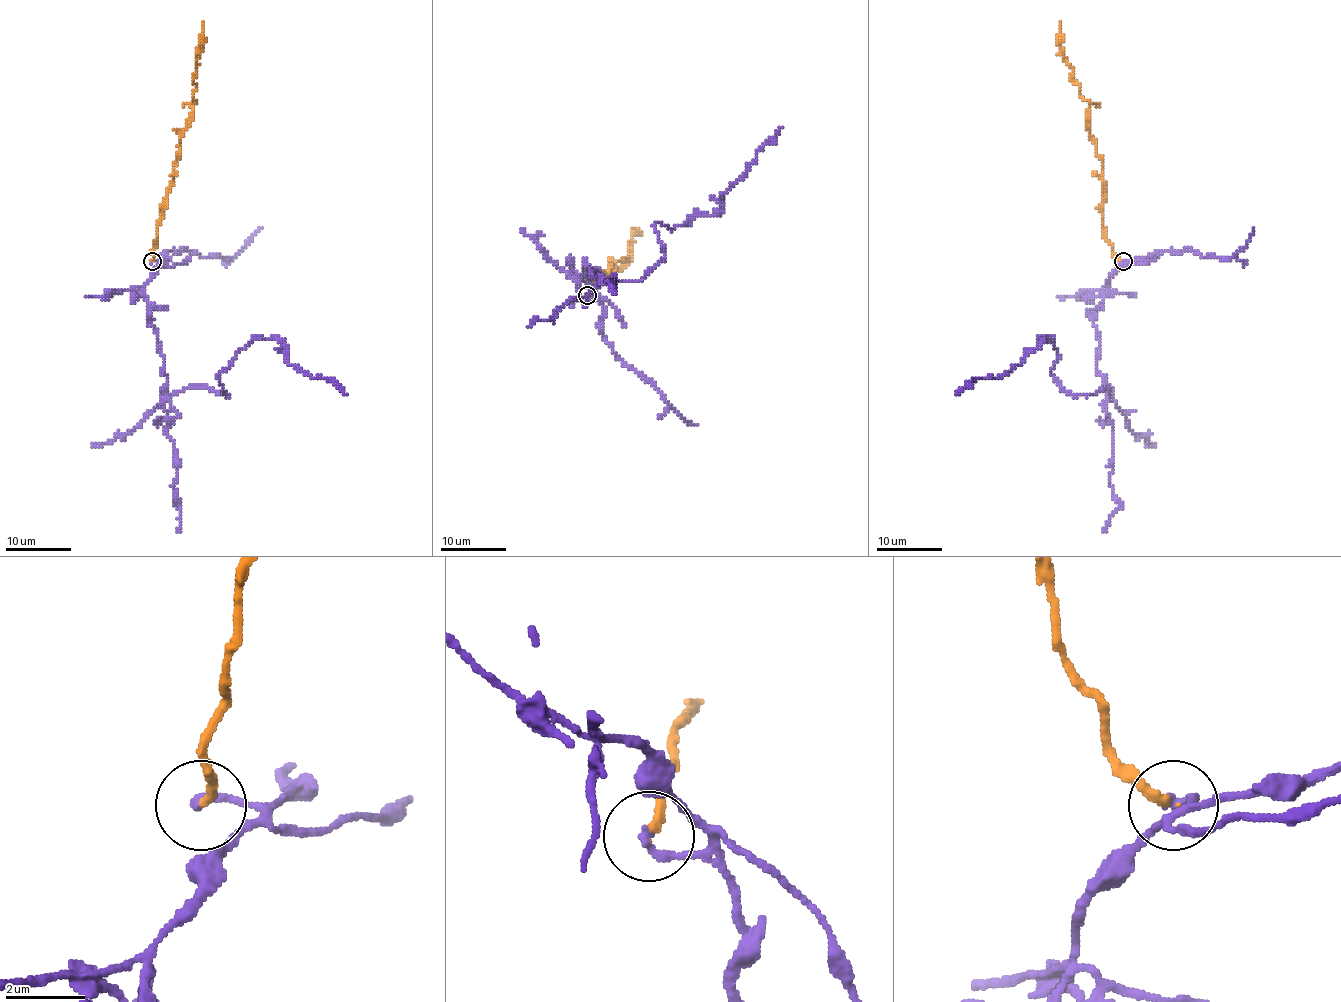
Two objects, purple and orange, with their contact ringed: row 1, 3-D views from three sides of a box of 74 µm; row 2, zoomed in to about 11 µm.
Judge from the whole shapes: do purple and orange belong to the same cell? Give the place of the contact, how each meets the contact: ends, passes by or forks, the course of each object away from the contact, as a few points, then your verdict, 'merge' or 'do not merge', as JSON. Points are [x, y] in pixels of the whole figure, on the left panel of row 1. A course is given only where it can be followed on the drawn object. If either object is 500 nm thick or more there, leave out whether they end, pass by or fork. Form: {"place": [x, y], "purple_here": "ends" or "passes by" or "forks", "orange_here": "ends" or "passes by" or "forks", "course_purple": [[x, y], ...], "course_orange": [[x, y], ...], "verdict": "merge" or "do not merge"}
{"place": [152, 261], "purple_here": "ends", "orange_here": "ends", "course_purple": [[151, 261], [169, 393], [228, 395], [222, 372], [275, 338], [346, 395]], "course_orange": [[151, 261], [179, 143], [192, 116], [194, 80], [204, 21]], "verdict": "do not merge"}

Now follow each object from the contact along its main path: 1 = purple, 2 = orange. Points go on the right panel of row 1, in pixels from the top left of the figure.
1: (1123, 261), (1092, 323), (1108, 393), (1066, 392), (1043, 338), (956, 395)
2: (1123, 261), (1105, 236), (1103, 163), (1089, 130), (1089, 101), (1082, 98), (1059, 44), (1061, 21)

